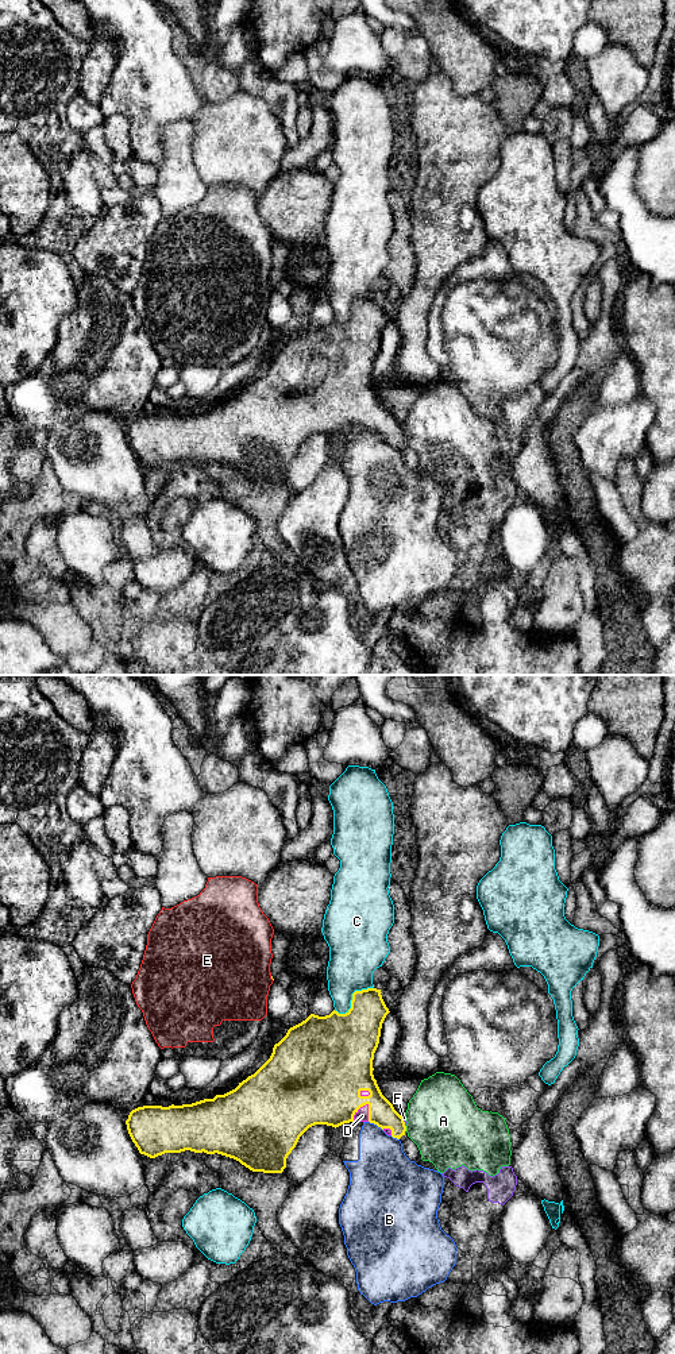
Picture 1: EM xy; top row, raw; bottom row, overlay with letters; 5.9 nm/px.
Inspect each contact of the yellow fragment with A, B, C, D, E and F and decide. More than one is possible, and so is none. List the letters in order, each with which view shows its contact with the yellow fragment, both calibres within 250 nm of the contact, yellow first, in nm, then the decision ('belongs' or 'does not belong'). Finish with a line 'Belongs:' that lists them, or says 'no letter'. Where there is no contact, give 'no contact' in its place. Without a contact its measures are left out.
A: meets yellow in xy; 160 nm thick on the yellow side, 440 nm on the other; does not belong
B: meets yellow in xy; 220 nm thick on the yellow side, 300 nm on the other; does not belong
C: meets yellow in xy; 340 nm thick on the yellow side, 280 nm on the other; does not belong
D: meets yellow in xy; 460 nm thick on the yellow side, 80 nm on the other; belongs
E: meets yellow in xy; 20 nm thick on the yellow side, 480 nm on the other; does not belong
F: meets yellow in xy; 160 nm thick on the yellow side, 20 nm on the other; does not belong
Belongs: D

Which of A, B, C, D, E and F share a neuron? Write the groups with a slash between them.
A F / B / C / D / E

